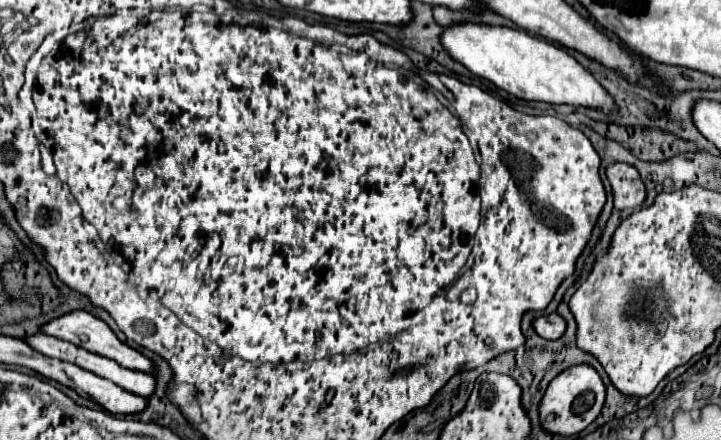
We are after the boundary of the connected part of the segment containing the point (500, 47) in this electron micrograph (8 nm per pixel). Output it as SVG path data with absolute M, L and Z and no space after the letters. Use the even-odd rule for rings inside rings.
M452 23L440 33L440 45L444 51L468 71L492 81L506 93L526 101L548 101L598 107L612 111L614 101L600 87L600 83L560 45L554 45L542 37L534 37L524 29L510 29L502 25L486 23Z

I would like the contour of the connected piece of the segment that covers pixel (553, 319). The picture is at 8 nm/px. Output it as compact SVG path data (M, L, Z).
M550 313L534 321L534 329L544 339L560 339L566 331L566 321L558 313Z

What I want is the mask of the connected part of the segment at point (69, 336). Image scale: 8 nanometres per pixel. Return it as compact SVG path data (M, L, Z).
M70 311L62 317L56 317L48 323L44 323L40 327L42 333L46 335L52 335L52 337L58 337L58 339L64 339L64 341L70 341L90 353L96 353L96 355L102 355L102 357L110 357L114 359L116 363L120 363L122 367L128 367L128 369L138 369L138 371L144 371L144 373L152 373L152 361L148 361L144 355L140 355L136 349L128 347L126 343L118 341L118 337L112 333L112 329L100 321L98 317L86 313L86 311Z

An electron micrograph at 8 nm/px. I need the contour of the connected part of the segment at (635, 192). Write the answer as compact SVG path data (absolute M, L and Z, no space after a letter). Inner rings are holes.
M614 163L606 171L612 189L614 189L614 207L616 209L636 209L646 201L646 187L640 179L640 173L634 165Z

